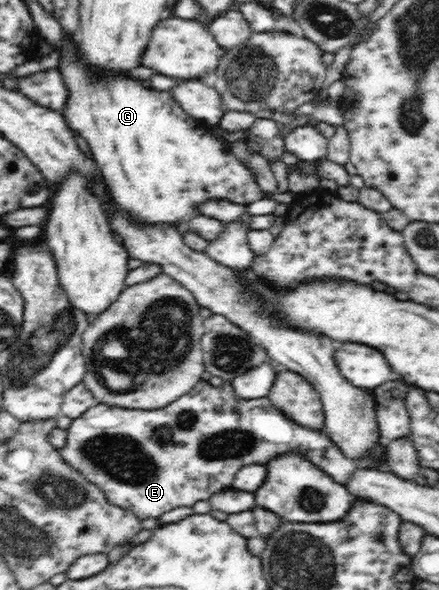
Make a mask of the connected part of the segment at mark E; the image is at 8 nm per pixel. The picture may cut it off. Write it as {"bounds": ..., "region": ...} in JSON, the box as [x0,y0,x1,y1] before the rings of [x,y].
{"bounds":[57,380,360,520],"region":[[[201,380],[197,385],[193,386],[187,394],[183,394],[181,398],[177,398],[173,404],[167,404],[165,408],[157,409],[158,410],[137,411],[129,410],[128,408],[115,408],[114,406],[97,403],[95,406],[89,407],[87,412],[80,418],[71,422],[71,426],[66,430],[67,442],[65,442],[65,446],[63,446],[61,450],[57,450],[67,465],[79,471],[90,483],[96,484],[104,492],[109,503],[113,506],[130,510],[132,514],[141,520],[145,520],[145,518],[159,519],[161,514],[165,514],[165,512],[169,512],[170,510],[179,507],[191,507],[195,502],[199,502],[199,500],[208,501],[215,492],[232,489],[233,478],[243,466],[247,466],[247,464],[267,465],[267,462],[269,462],[271,458],[275,458],[277,454],[285,454],[285,452],[291,452],[291,450],[298,452],[298,454],[302,454],[311,464],[320,468],[325,474],[334,478],[336,483],[342,485],[346,484],[354,470],[360,468],[358,461],[347,458],[324,430],[307,430],[305,427],[299,426],[299,424],[291,421],[286,414],[281,413],[268,397],[249,400],[237,397],[237,395],[235,395],[235,389],[233,389],[233,385],[231,385],[231,381],[224,380],[221,386],[211,386],[207,381]]]}

